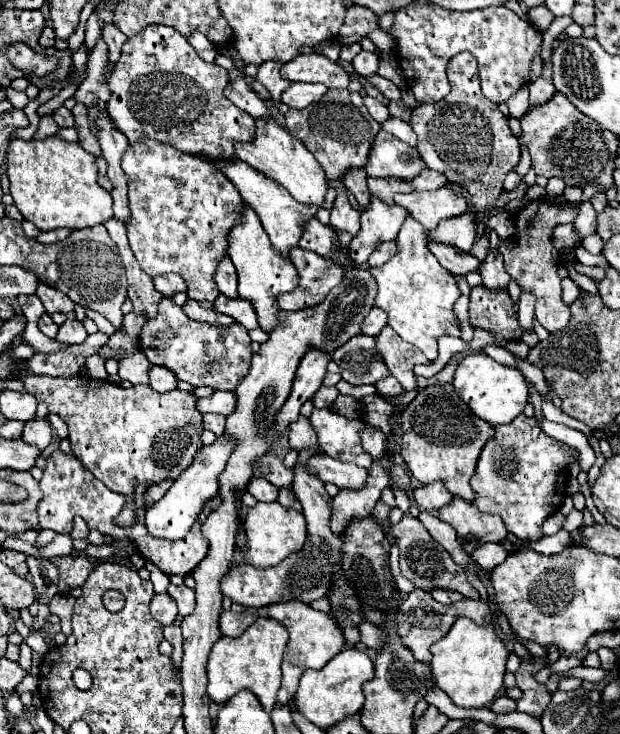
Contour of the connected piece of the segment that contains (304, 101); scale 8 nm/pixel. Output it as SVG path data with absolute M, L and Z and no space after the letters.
M291 83L281 93L281 101L291 109L305 109L313 101L319 101L319 97L323 97L325 91L327 87L319 83Z

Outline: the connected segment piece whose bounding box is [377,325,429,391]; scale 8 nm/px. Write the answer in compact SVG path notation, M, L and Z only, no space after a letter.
M385 325L383 331L377 335L377 347L391 375L401 381L403 389L415 391L417 381L413 375L413 365L429 363L429 359L423 357L423 353L419 353L419 349L415 349L413 345L407 345L407 341L403 341L389 325Z

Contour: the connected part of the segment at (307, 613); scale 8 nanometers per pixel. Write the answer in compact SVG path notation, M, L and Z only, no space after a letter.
M287 601L287 603L269 605L269 617L281 623L289 631L289 643L283 657L283 679L281 679L281 689L277 693L277 703L285 705L297 693L301 673L305 669L321 669L345 645L343 645L343 637L339 637L339 629L335 629L335 623L331 623L331 617L327 617L327 613L311 609L307 603Z

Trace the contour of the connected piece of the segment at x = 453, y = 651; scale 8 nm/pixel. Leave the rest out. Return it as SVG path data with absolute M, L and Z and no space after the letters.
M459 617L451 631L441 641L431 645L429 651L433 655L431 675L435 685L445 691L457 707L481 709L491 703L497 691L503 687L505 663L509 653L491 625L479 627L471 619Z

